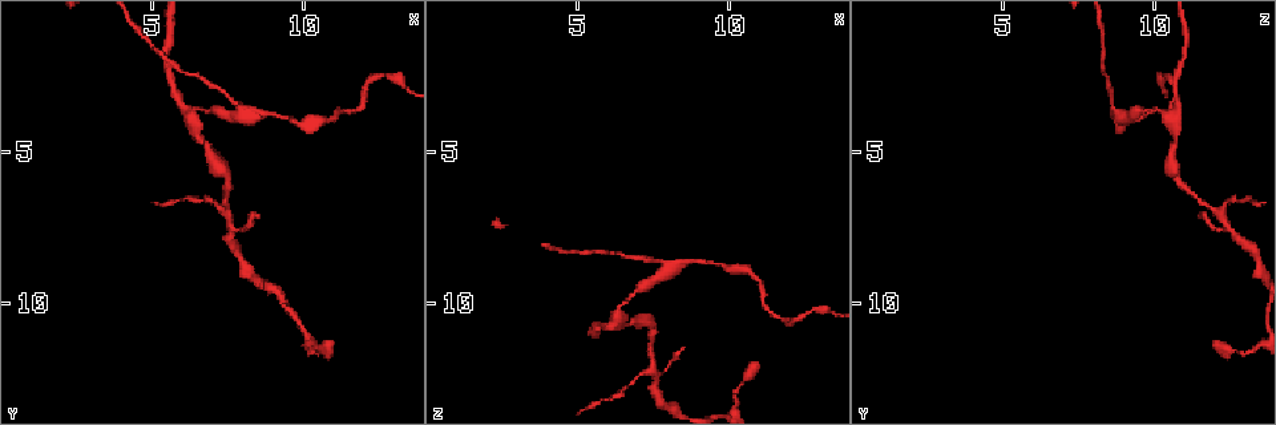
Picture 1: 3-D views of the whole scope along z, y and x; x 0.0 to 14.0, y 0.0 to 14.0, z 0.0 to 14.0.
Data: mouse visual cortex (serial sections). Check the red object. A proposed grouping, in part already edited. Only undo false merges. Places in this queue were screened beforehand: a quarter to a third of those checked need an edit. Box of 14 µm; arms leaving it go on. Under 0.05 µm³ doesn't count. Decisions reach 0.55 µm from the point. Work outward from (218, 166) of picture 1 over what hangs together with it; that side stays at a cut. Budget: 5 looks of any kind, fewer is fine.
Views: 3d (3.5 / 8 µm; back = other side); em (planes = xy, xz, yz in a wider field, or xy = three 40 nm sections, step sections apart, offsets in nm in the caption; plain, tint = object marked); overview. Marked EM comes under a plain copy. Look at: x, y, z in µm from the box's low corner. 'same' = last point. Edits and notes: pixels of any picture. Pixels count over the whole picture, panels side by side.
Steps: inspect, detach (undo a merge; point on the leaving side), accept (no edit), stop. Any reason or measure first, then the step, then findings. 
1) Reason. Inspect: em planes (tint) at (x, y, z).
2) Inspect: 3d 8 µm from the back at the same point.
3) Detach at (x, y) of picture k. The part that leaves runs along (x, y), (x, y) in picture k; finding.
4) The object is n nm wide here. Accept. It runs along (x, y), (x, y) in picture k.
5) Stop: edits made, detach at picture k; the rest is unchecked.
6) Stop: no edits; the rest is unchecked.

Arms part here. Inspect: 3d 3.5 µm at (7.5, 7.0, 12.0).

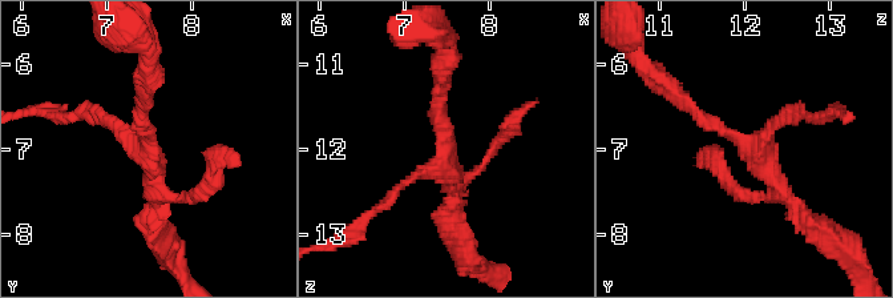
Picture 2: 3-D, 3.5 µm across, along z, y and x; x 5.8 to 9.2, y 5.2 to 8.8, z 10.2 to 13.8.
Inspect: em xy step 5 (tint) at (7.50, 7.00, 12.10).

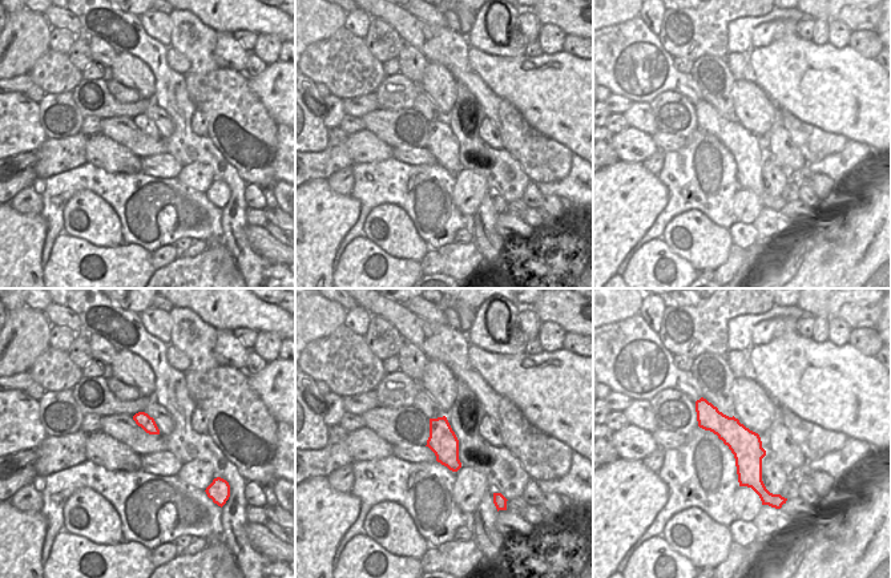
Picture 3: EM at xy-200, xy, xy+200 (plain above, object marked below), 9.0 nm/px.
Another direction. Inspect: em planes (tint) at the same point.

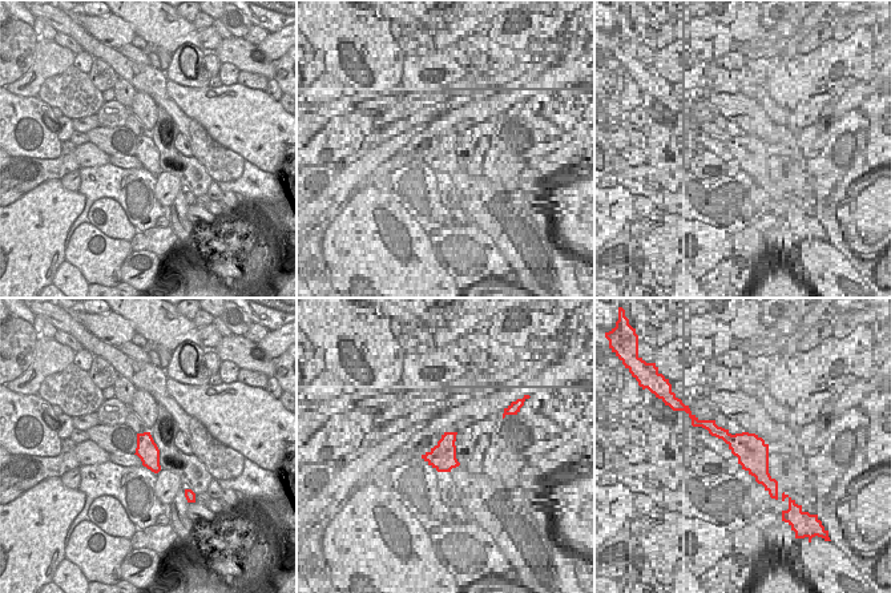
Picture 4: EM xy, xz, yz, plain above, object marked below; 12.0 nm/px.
Accept. Continuous, no second cell.

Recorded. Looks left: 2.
Abrupt turn. Inspect: 3d 3.5 µm at (6.4, 4.1, 10.7).

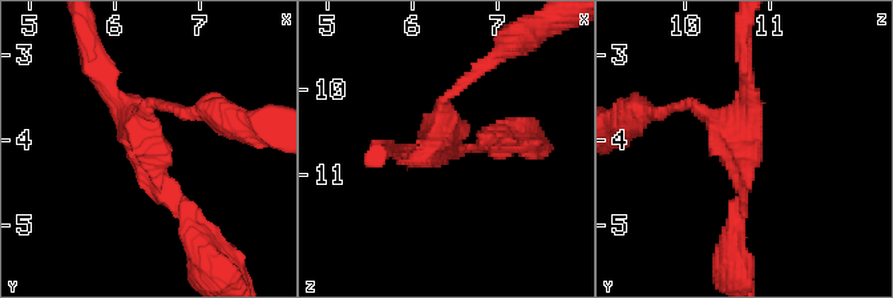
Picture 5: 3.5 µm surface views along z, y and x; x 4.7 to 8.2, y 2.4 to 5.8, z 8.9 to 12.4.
Shape alone is not enough. Inspect: em xy step 3 (tint) at (6.35, 4.10, 10.65).

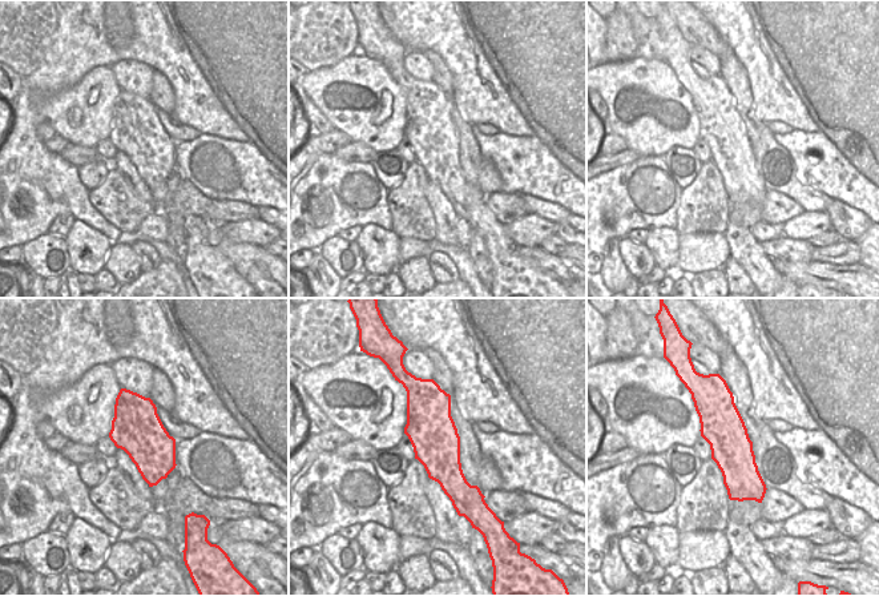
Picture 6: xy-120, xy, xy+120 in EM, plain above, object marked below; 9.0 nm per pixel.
Accept. All the same cell.

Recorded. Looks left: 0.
Stop: no edits; the rest is unchecked.

